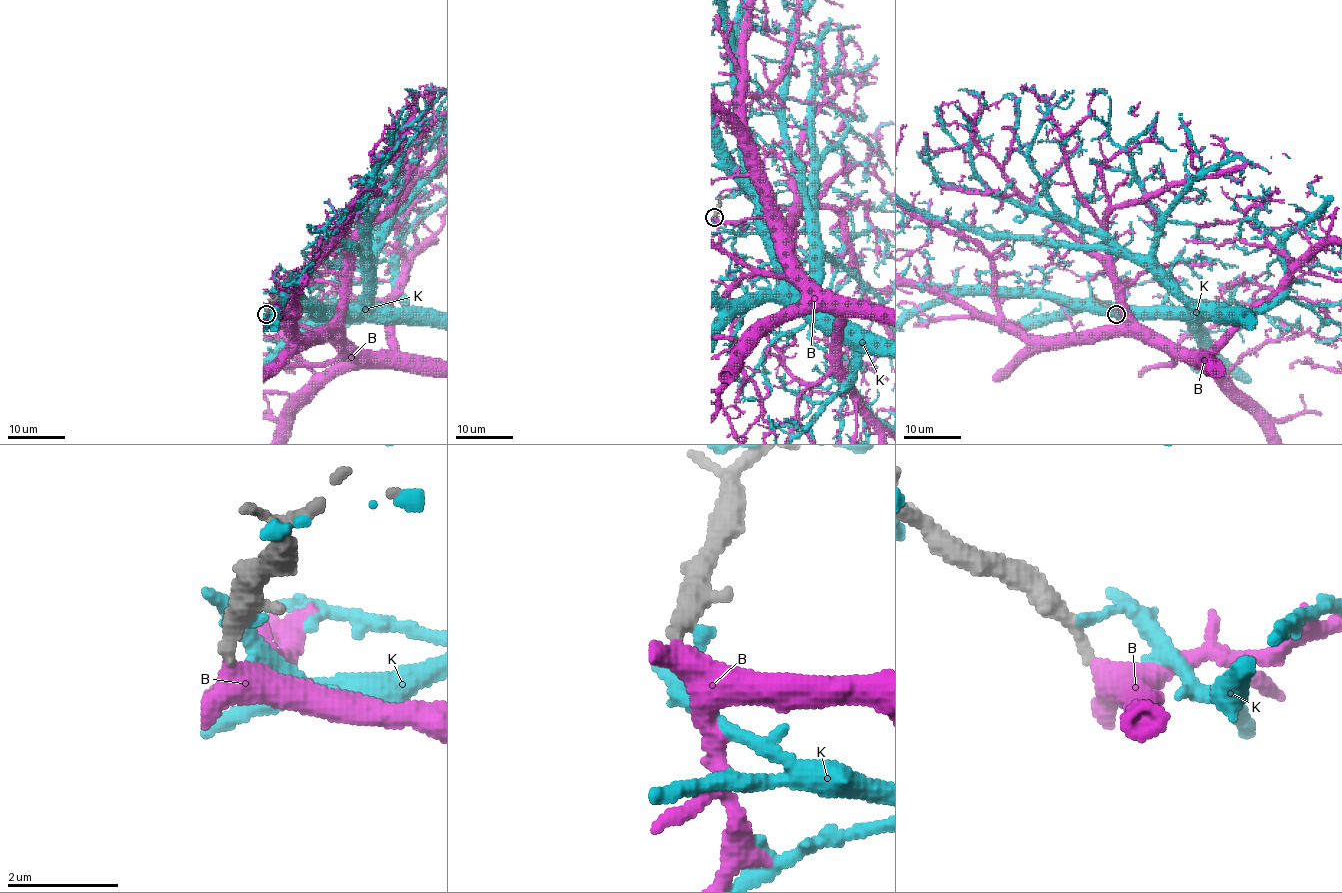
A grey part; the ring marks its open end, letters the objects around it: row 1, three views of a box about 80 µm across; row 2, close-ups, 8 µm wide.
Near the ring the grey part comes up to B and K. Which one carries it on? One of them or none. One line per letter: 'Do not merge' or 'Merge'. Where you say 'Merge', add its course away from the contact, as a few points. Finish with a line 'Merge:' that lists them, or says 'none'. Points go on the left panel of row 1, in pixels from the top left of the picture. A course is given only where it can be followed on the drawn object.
B: Merge
K: Do not merge
Merge: B

